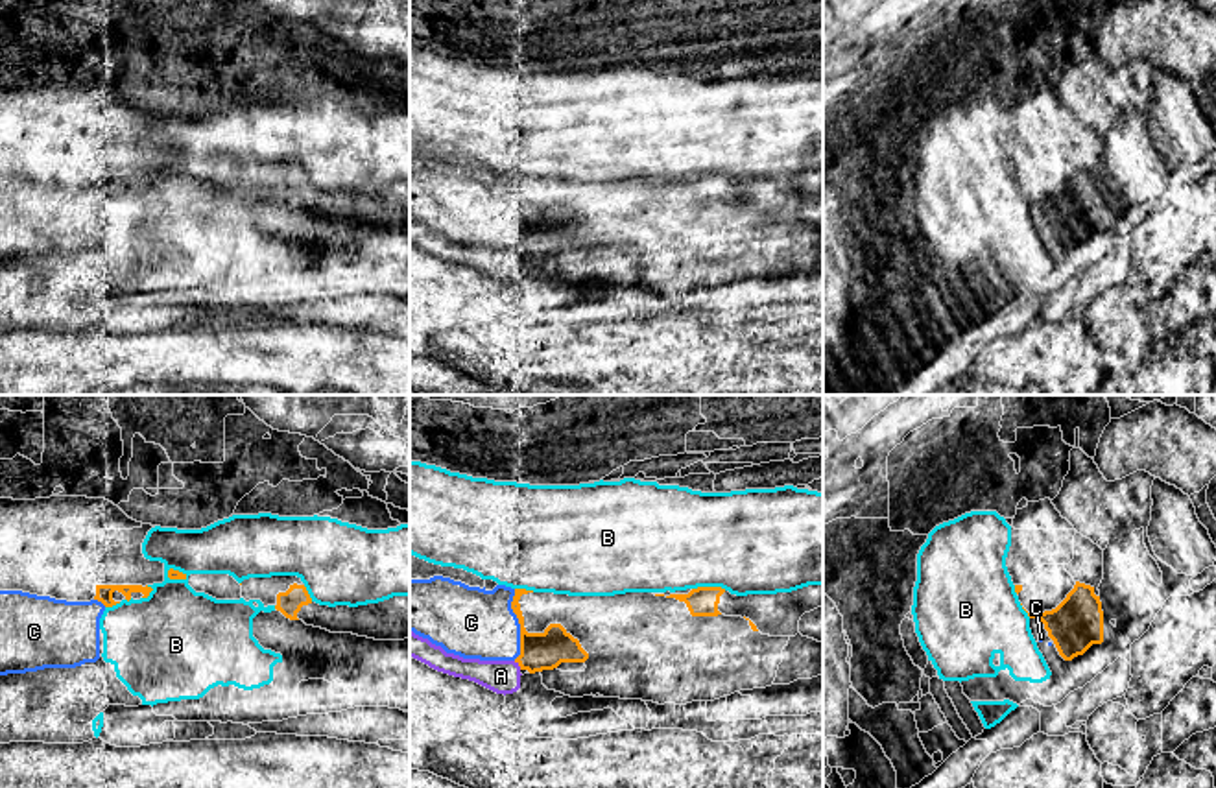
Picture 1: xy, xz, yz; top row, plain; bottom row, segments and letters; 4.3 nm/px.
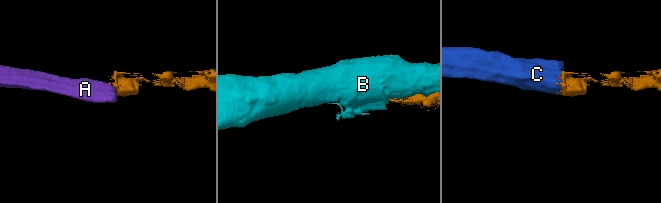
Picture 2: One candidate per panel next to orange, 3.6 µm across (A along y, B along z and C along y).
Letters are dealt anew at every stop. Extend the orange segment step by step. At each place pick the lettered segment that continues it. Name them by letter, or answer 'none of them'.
C

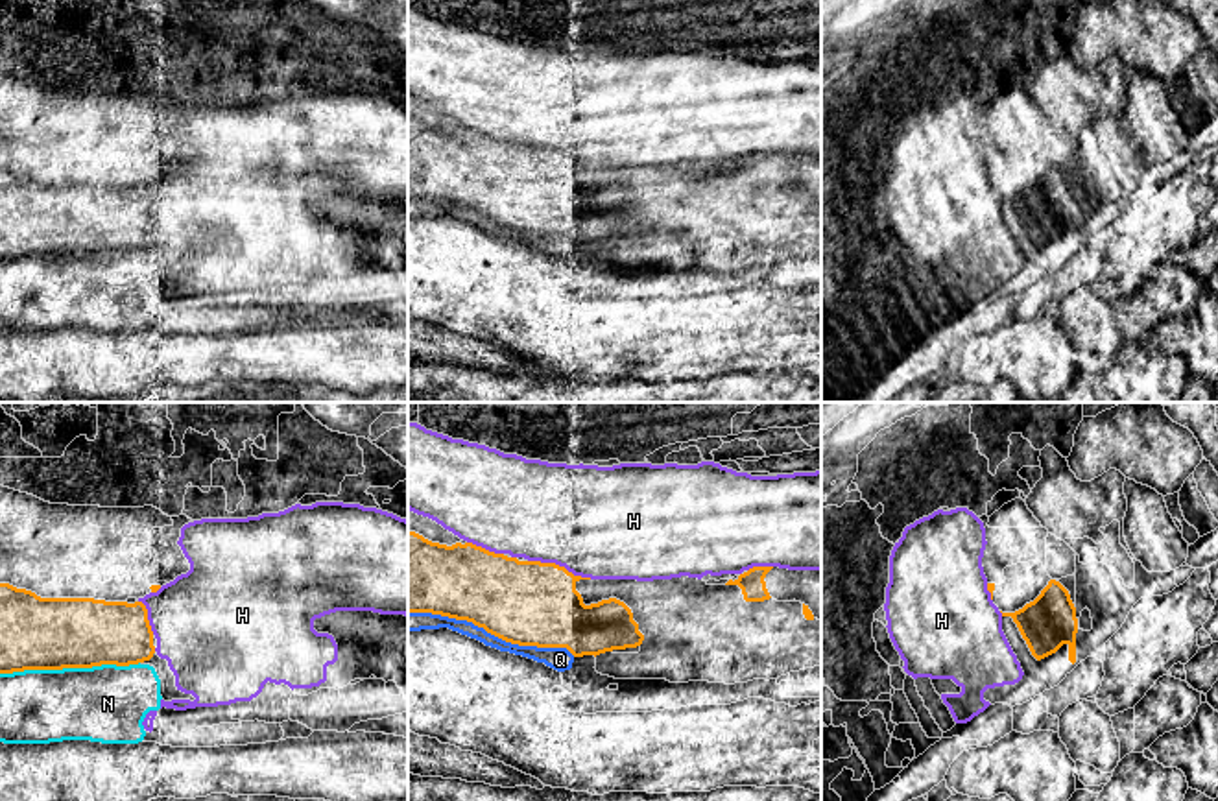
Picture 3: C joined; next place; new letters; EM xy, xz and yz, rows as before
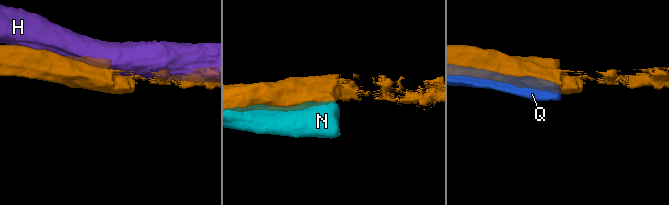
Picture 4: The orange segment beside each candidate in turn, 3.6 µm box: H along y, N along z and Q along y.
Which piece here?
none of them

